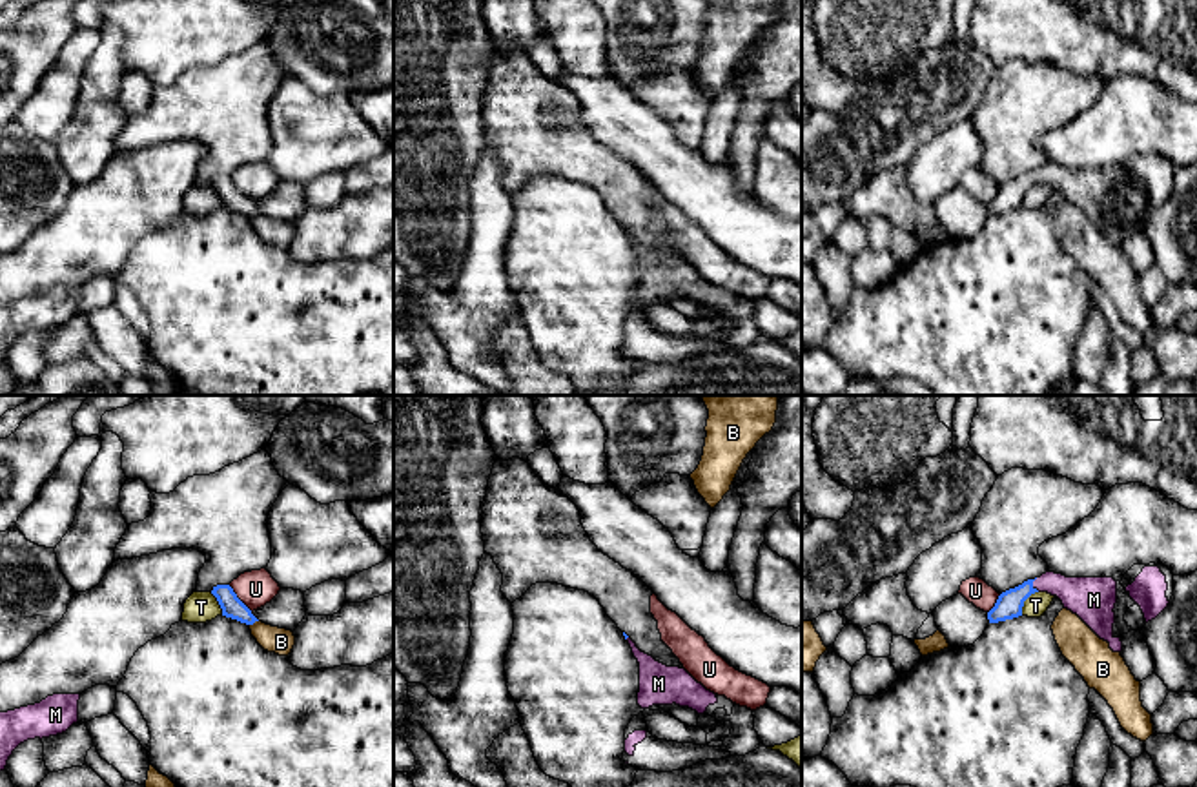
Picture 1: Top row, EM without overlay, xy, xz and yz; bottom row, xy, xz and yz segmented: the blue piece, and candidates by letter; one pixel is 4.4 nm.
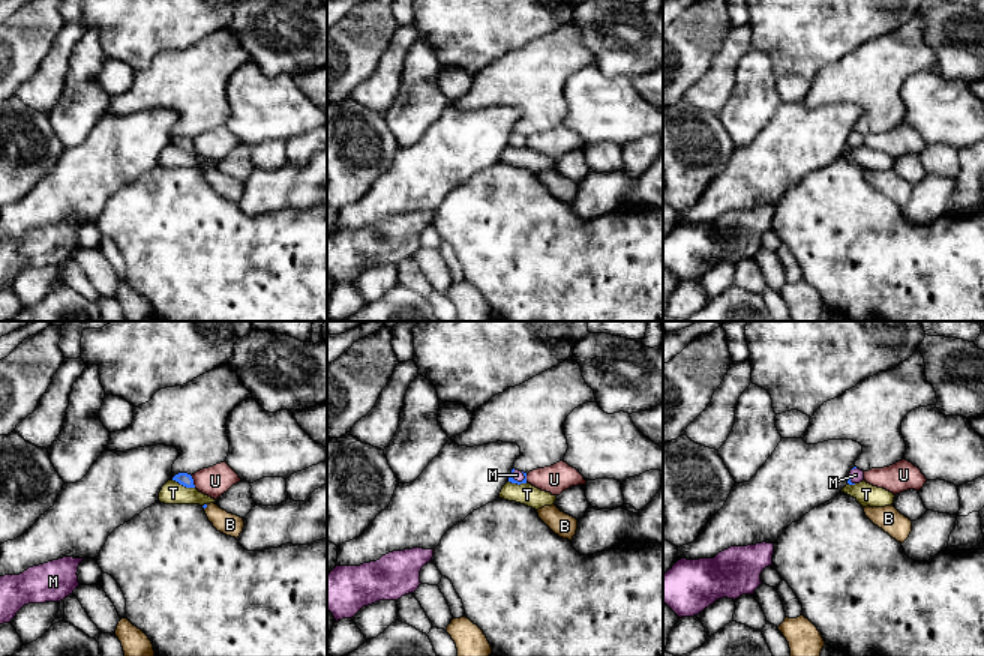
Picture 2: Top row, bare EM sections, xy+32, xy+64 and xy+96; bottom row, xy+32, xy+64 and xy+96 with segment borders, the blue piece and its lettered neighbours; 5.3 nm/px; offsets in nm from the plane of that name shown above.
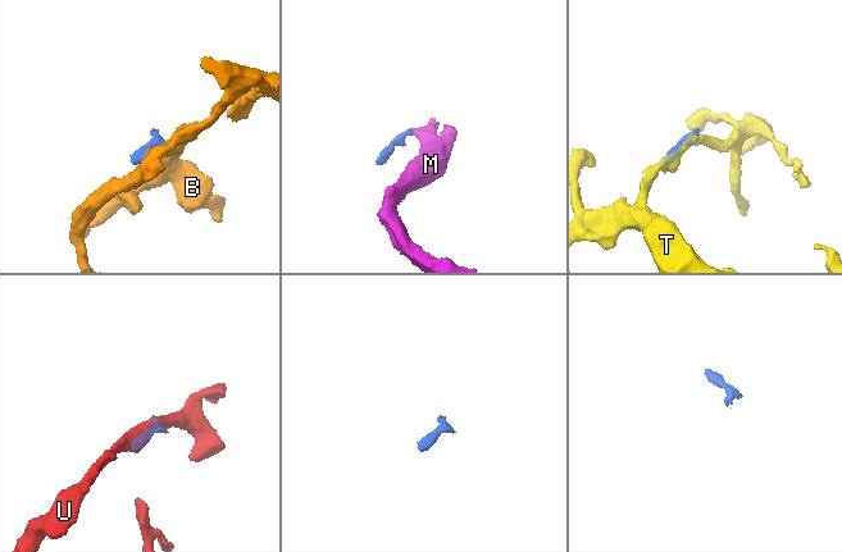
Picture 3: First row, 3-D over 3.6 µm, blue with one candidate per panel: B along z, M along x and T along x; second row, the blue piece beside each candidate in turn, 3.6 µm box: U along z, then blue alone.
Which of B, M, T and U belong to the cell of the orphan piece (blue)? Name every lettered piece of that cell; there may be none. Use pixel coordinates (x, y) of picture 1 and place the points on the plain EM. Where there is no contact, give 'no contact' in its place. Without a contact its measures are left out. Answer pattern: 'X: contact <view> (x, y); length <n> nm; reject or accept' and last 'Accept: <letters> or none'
B: contact xy (254, 214); length 50 nm; reject
M: contact yz (1032, 177); length 70 nm; accept
T: contact yz (1024, 192); length 130 nm; reject
U: contact xy (237, 190); length 160 nm; reject
Accept: M

